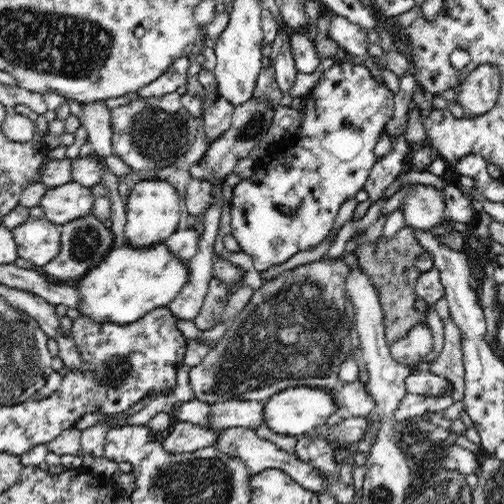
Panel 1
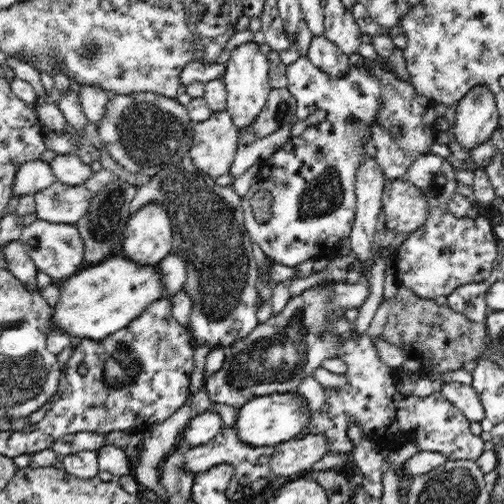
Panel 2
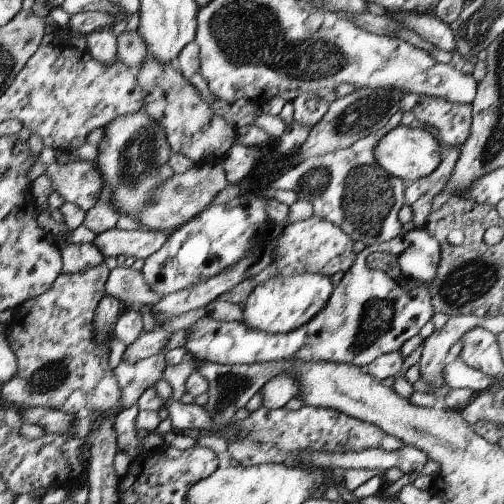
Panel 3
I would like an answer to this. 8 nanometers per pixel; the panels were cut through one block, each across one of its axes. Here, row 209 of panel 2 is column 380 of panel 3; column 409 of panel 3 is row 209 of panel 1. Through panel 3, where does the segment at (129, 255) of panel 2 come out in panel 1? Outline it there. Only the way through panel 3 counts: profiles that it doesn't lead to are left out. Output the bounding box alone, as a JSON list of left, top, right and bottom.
[126,178,184,248]

